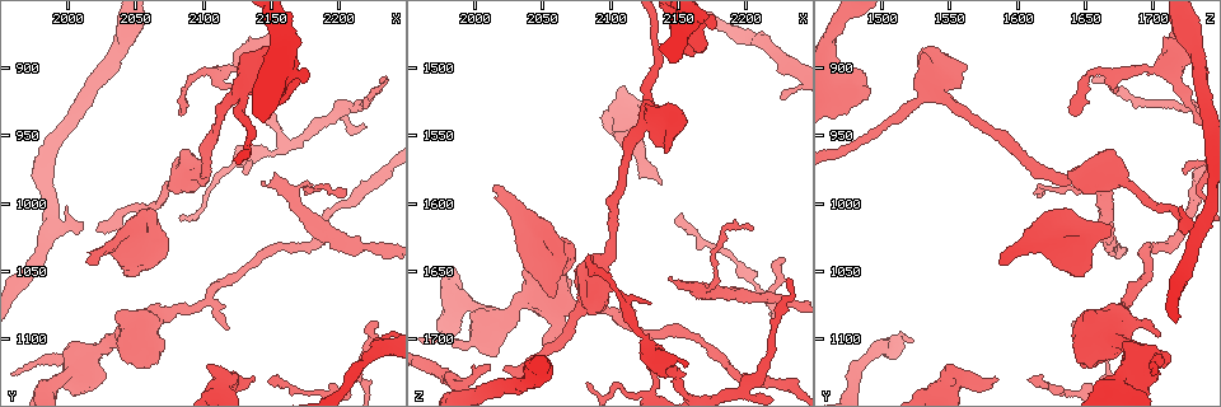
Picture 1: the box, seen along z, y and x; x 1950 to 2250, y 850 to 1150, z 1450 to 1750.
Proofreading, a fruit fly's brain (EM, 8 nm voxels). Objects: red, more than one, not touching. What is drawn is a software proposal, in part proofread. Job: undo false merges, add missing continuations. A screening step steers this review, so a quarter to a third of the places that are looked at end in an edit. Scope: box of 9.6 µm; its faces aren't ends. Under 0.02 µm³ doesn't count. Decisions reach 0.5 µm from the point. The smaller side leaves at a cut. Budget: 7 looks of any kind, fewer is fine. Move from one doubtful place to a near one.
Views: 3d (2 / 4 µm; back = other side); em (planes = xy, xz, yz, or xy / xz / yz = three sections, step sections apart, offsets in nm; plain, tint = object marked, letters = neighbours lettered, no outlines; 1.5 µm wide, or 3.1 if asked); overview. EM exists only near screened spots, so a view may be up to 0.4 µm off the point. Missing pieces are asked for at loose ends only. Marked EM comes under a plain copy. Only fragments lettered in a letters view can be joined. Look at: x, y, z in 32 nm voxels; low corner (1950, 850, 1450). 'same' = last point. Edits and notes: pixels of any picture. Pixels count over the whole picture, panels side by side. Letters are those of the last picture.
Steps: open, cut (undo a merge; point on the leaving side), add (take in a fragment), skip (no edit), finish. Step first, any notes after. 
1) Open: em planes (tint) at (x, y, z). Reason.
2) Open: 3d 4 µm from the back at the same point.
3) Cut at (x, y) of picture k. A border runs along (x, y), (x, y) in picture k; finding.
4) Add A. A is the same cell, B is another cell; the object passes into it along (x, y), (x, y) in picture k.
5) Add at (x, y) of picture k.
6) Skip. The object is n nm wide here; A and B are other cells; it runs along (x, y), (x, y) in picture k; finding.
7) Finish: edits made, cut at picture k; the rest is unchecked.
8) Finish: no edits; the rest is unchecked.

Open: 3d 2 µm at (2128, 918, 1672). Tapers out.

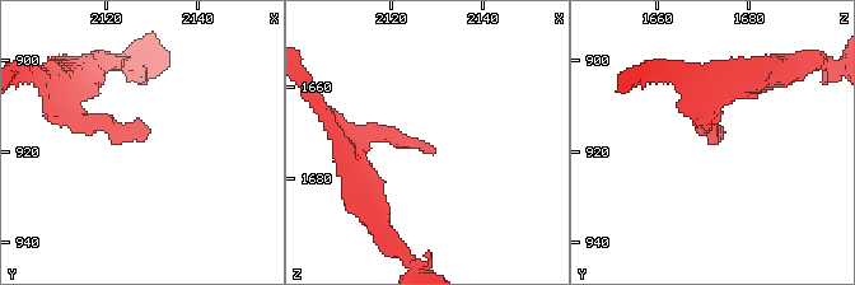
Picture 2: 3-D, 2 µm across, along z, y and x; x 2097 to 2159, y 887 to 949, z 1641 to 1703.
Open: em planes (letters) at (2129, 917, 1674).

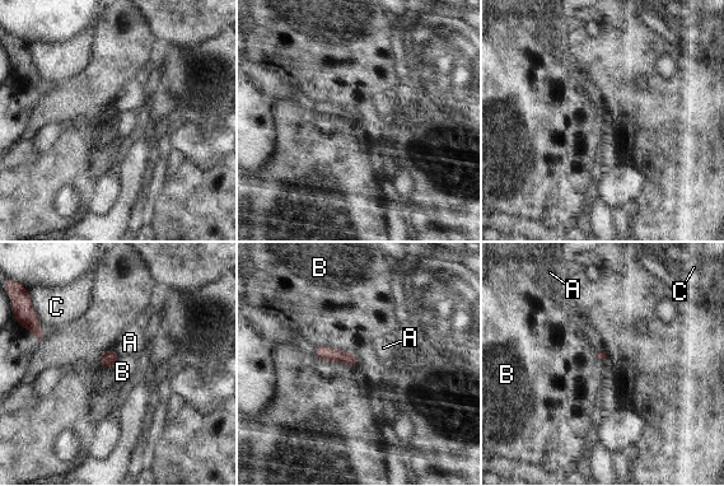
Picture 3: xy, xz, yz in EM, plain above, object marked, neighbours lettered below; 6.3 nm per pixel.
Skip. A, B and C are other cells; it runs along (318, 350), (349, 358), (355, 363) in picture 3; no lettered fragment goes on from it.

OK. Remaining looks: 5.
Open: em planes (letters) at (2144, 982, 1656). An open end.

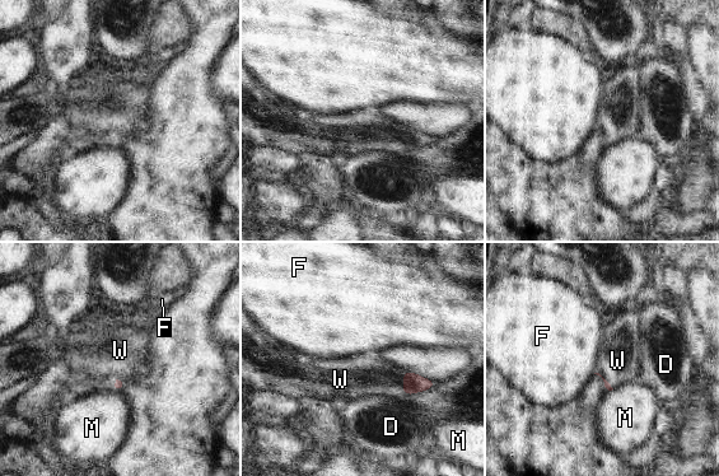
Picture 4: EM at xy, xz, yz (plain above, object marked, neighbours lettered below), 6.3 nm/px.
Add W. The longest contact is with D, 220 nm; W is the same cell, D, F and M are other cells; it goes on there.

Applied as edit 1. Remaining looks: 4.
Open: 3d 2 µm at (2224, 1102, 1524). Tapers out.

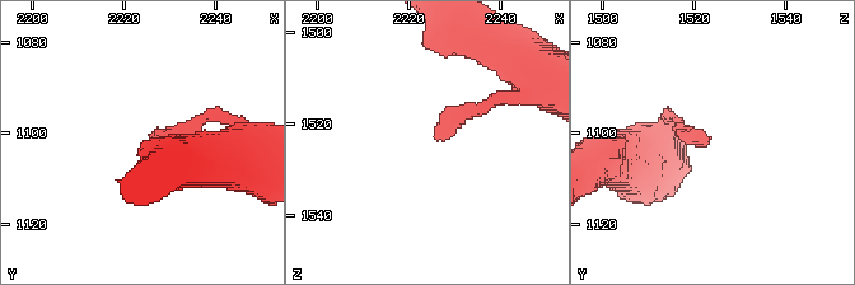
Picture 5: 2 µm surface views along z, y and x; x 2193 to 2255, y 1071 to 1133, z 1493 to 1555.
Open: em planes (letters) at (2226, 1101, 1523).

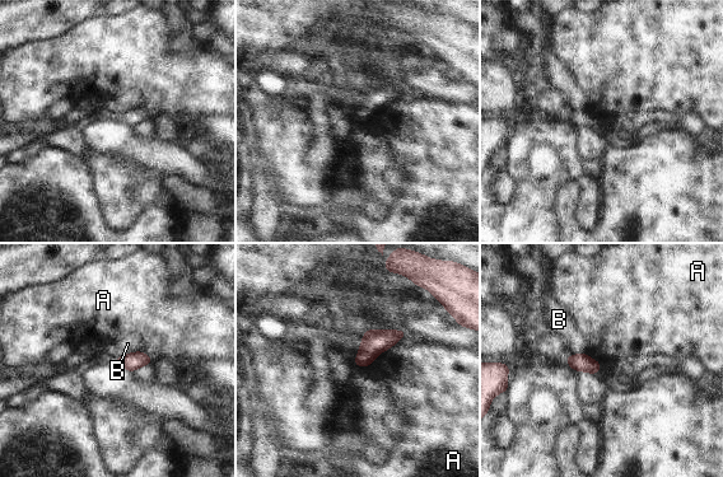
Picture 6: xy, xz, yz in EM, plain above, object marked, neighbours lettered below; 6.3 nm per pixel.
Skip. A and B are other cells; a border runs along (397, 342), (368, 365), (355, 366) in picture 6; none of them fits.

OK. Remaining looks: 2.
Finish: edits made, add at picture 4; the rest is unchecked.

